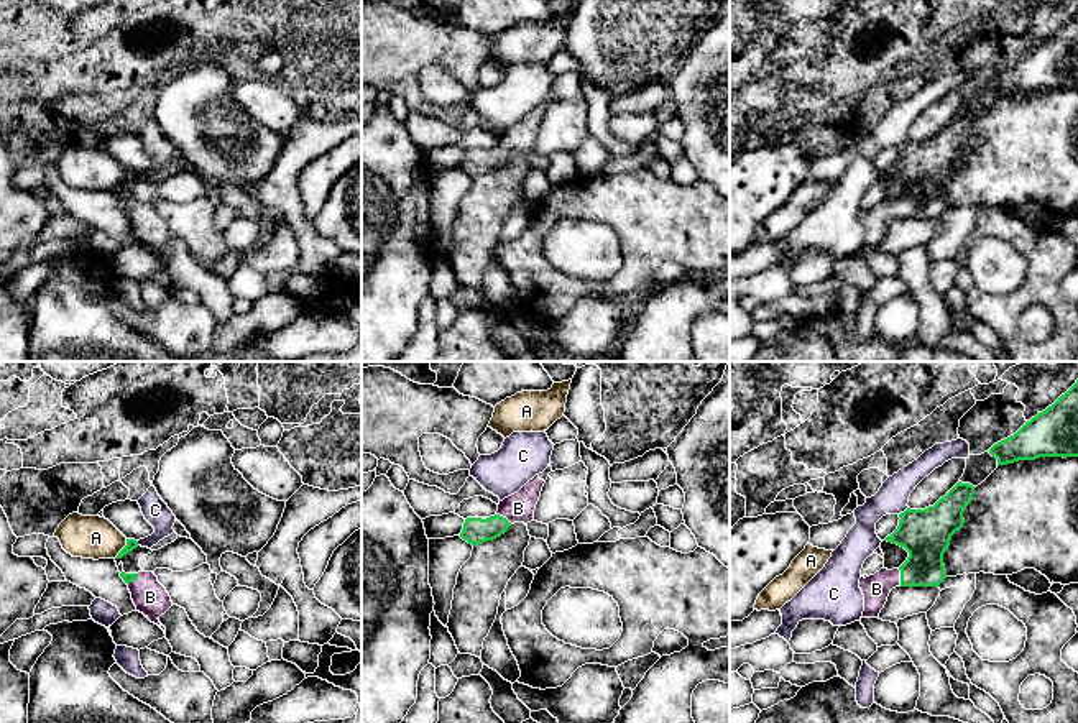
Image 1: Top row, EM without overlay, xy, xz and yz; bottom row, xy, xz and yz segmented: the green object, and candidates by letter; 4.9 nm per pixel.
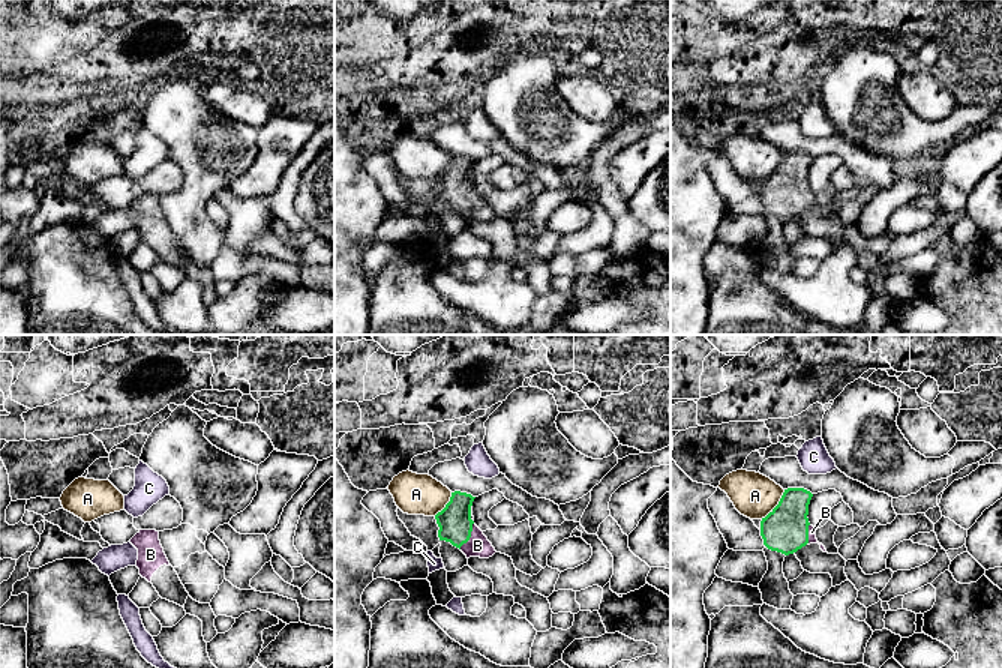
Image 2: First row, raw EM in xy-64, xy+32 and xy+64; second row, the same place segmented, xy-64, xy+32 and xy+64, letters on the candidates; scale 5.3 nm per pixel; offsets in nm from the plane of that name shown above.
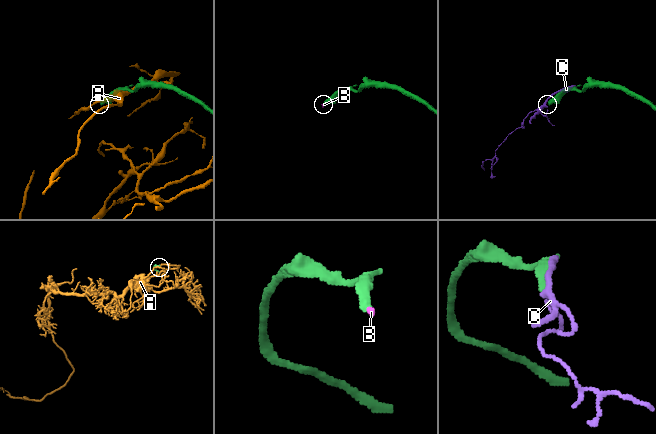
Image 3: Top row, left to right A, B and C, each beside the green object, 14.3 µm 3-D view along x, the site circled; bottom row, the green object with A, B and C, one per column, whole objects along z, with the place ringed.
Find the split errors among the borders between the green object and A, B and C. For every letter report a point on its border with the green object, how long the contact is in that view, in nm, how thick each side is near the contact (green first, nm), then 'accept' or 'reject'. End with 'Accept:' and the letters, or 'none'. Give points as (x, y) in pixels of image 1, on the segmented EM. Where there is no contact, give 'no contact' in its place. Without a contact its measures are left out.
A: meets green in xy at (122, 549); contact 120 nm long; 50 nm thick on the green side, 220 nm on the other; reject
B: meets green in yz at (901, 577); contact 90 nm long; 240 nm thick on the green side, 140 nm on the other; accept
C: meets green in yz at (904, 511); contact 60 nm long; 240 nm thick on the green side, 160 nm on the other; reject
Accept: B

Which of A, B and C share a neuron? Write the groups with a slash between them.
A / B / C

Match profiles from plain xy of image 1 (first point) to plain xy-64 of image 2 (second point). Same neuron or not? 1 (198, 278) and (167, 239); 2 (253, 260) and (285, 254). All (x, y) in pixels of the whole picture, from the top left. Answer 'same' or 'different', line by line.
1: different
2: same

